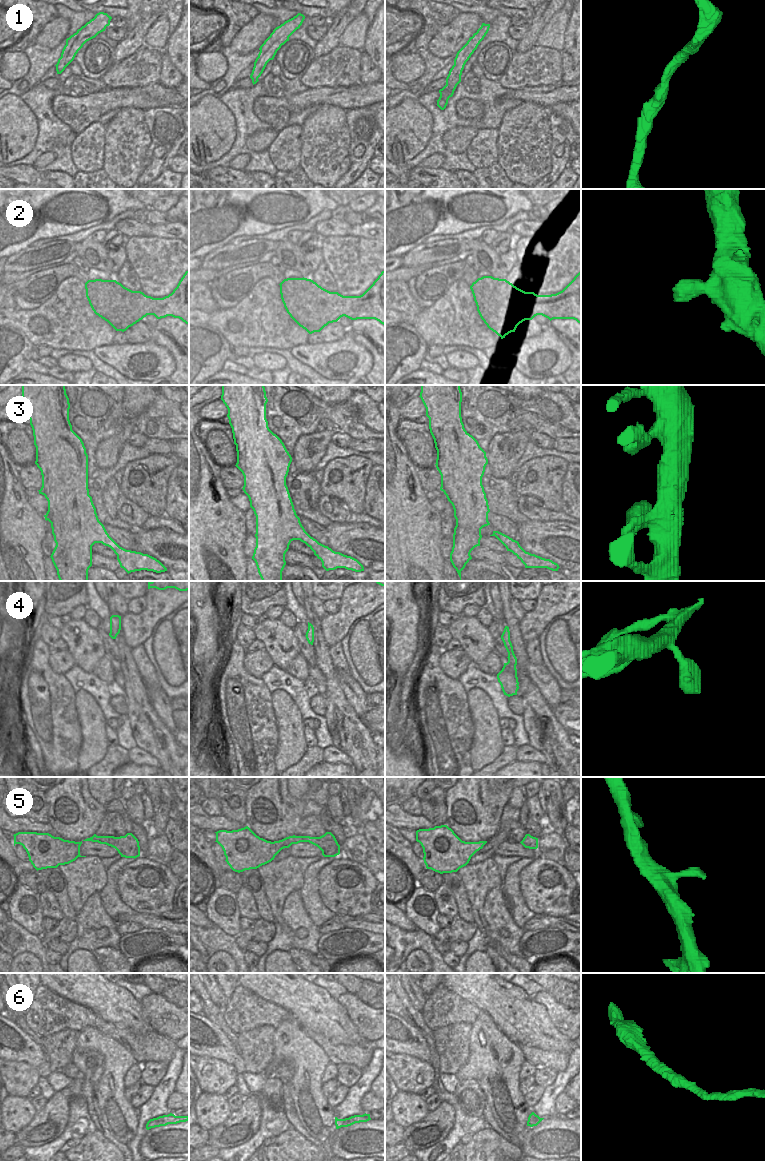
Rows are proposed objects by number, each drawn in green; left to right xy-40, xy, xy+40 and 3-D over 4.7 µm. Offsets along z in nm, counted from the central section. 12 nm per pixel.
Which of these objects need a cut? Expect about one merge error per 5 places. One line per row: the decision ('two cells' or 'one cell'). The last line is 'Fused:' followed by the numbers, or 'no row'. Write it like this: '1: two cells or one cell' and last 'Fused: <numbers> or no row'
1: one cell
2: one cell
3: one cell
4: one cell
5: one cell
6: one cell
Fused: no row

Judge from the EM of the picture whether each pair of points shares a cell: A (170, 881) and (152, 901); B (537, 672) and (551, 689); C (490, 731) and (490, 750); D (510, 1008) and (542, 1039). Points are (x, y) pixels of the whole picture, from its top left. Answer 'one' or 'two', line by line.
A: one
B: one
C: one
D: one

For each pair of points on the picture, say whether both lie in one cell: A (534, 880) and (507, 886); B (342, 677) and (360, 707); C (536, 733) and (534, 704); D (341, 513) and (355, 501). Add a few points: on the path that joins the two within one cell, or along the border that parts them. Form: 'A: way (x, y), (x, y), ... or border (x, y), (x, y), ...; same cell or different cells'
A: border (530, 862), (519, 875), (519, 890), (527, 905); different cells
B: way (348, 684), (357, 700); same cell
C: way (536, 726), (533, 711); same cell
D: border (342, 502), (351, 512); different cells

